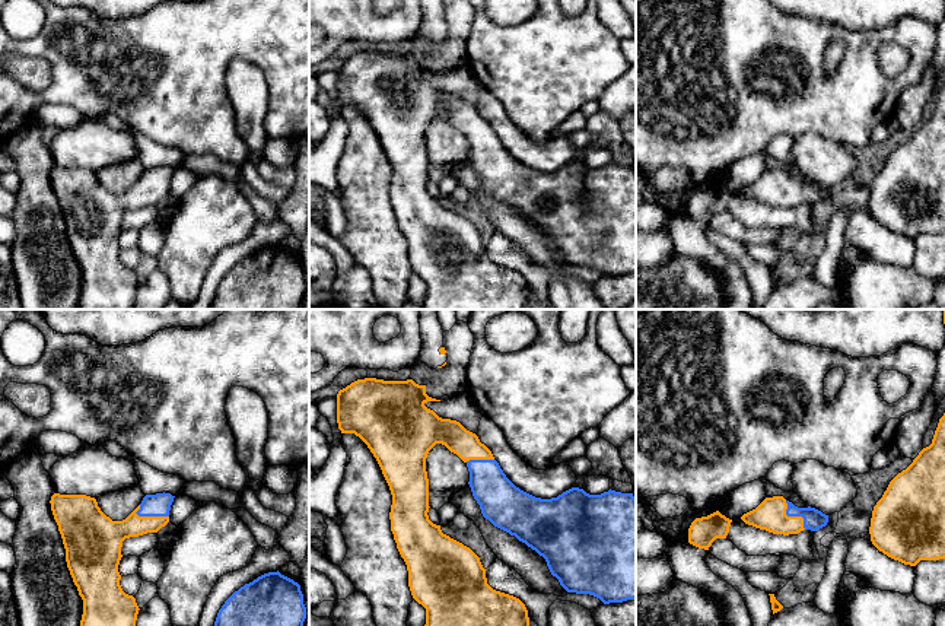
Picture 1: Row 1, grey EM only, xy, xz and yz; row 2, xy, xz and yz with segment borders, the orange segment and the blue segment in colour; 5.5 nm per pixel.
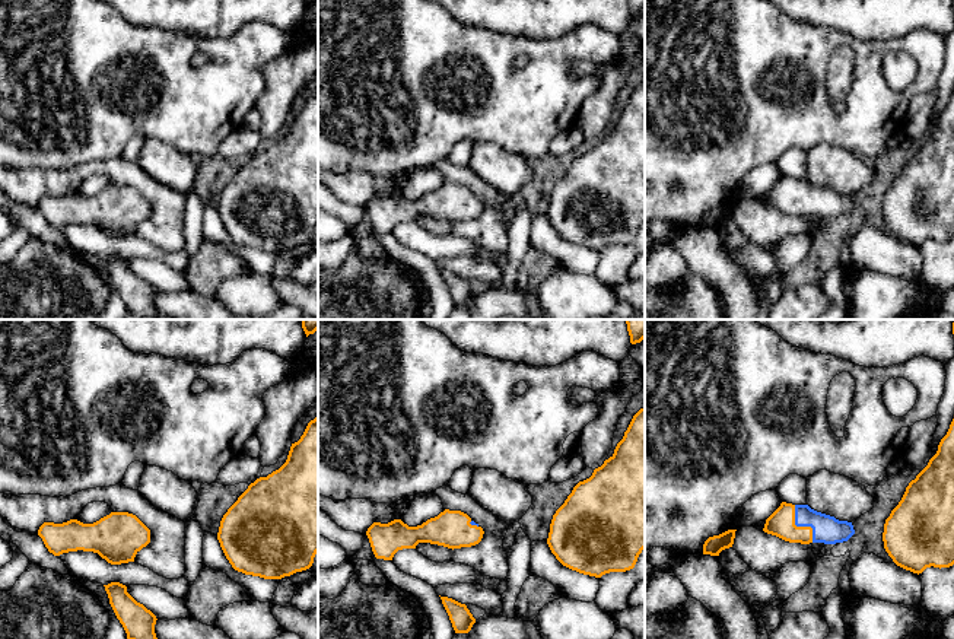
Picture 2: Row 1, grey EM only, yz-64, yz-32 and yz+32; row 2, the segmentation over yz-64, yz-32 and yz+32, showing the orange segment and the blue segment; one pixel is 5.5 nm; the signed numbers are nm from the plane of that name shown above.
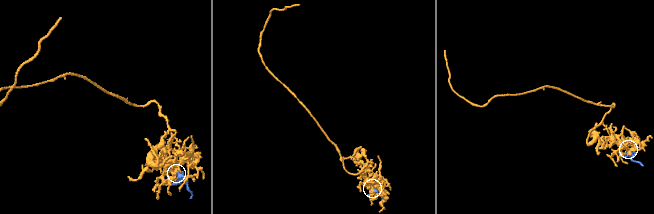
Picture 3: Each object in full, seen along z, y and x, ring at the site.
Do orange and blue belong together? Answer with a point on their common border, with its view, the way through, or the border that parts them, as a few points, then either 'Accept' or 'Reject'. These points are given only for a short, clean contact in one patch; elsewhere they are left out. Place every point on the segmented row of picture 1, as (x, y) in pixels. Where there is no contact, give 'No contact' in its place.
Touches orange at yz (794, 517). Path across: yz (770, 515), (794, 517), (814, 520). Accept

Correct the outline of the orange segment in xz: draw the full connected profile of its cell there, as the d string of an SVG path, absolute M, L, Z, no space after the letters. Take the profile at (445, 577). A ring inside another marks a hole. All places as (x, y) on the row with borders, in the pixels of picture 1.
M365 378L351 382L337 394L338 429L341 433L354 433L368 445L389 486L392 495L391 531L407 565L411 595L426 608L424 626L529 626L525 604L513 595L493 590L487 584L486 569L480 557L470 547L443 534L440 525L429 519L426 458L436 444L445 445L467 464L470 471L468 484L483 517L542 556L551 575L559 579L567 592L589 594L604 604L636 600L636 498L633 493L610 489L601 495L589 495L583 489L572 487L557 498L535 498L516 487L506 477L491 451L480 442L475 433L467 430L456 420L439 417L424 406L427 401L440 400L429 397L426 385L419 385L413 379Z

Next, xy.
M171 493L146 495L122 521L106 517L95 498L51 496L51 511L66 549L66 562L83 600L80 626L136 626L139 606L122 591L118 565L122 541L158 533L169 522Z

